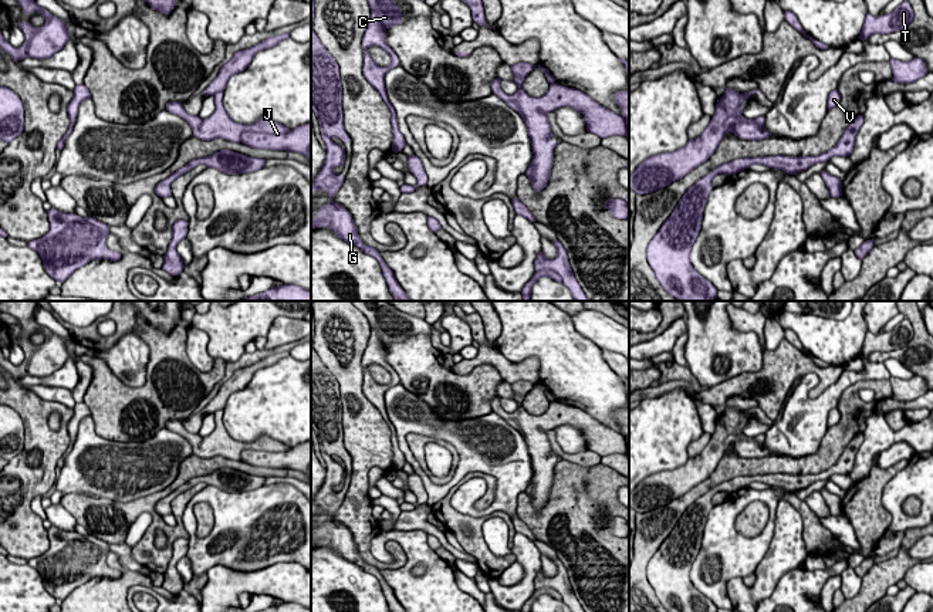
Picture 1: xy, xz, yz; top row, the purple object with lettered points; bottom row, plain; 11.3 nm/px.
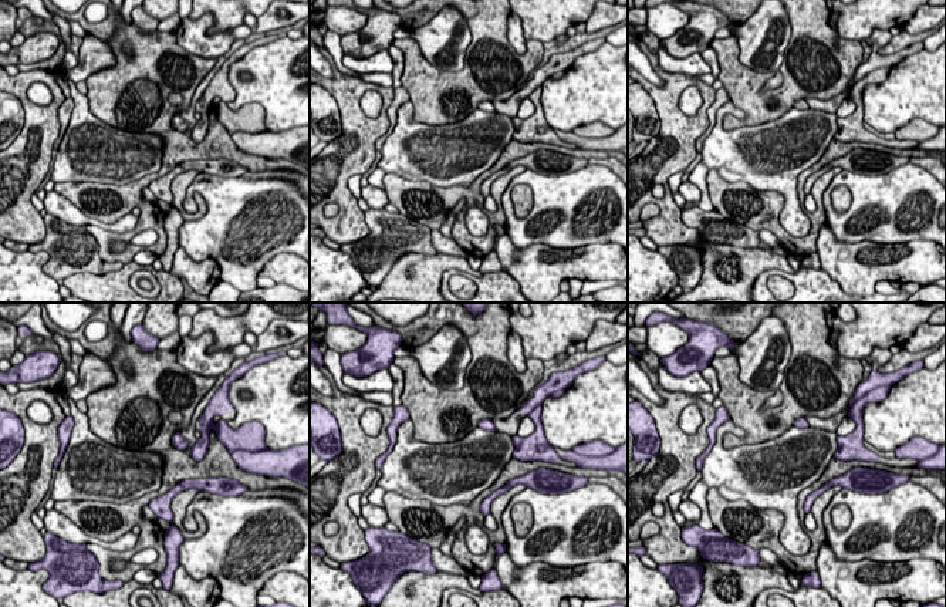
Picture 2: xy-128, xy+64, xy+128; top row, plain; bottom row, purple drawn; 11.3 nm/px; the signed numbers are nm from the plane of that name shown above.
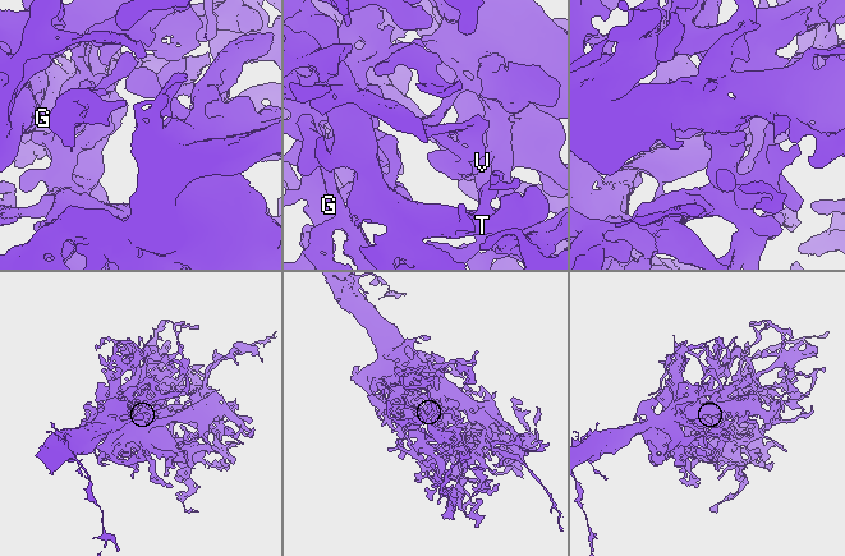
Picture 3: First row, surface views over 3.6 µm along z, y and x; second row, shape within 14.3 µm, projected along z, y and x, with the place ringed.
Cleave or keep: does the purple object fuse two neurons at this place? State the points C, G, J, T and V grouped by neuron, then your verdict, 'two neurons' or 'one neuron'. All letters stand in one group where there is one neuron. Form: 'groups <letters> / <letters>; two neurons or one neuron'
groups C G J T V; one neuron

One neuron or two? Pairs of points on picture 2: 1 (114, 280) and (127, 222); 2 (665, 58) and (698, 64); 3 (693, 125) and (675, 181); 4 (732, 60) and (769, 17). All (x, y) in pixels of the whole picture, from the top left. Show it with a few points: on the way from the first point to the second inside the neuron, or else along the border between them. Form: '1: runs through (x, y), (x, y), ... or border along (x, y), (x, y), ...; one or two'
1: border along (138, 218), (134, 228), (125, 233); two
2: runs through (673, 64), (689, 64); one
3: border along (682, 171), (678, 171), (668, 179), (672, 194); two
4: border along (732, 34), (737, 43), (739, 60), (764, 73); two

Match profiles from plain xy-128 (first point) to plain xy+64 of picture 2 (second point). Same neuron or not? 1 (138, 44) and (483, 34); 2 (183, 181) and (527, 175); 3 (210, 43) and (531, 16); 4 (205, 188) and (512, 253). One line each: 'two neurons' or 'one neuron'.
1: one neuron
2: two neurons
3: two neurons
4: two neurons

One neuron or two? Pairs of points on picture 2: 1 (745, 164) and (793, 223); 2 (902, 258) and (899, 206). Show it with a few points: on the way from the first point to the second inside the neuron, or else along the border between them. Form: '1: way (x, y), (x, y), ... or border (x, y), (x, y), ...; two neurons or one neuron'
1: way (763, 168), (790, 194), (791, 205); one neuron
2: border (868, 239), (877, 243), (931, 240); two neurons

